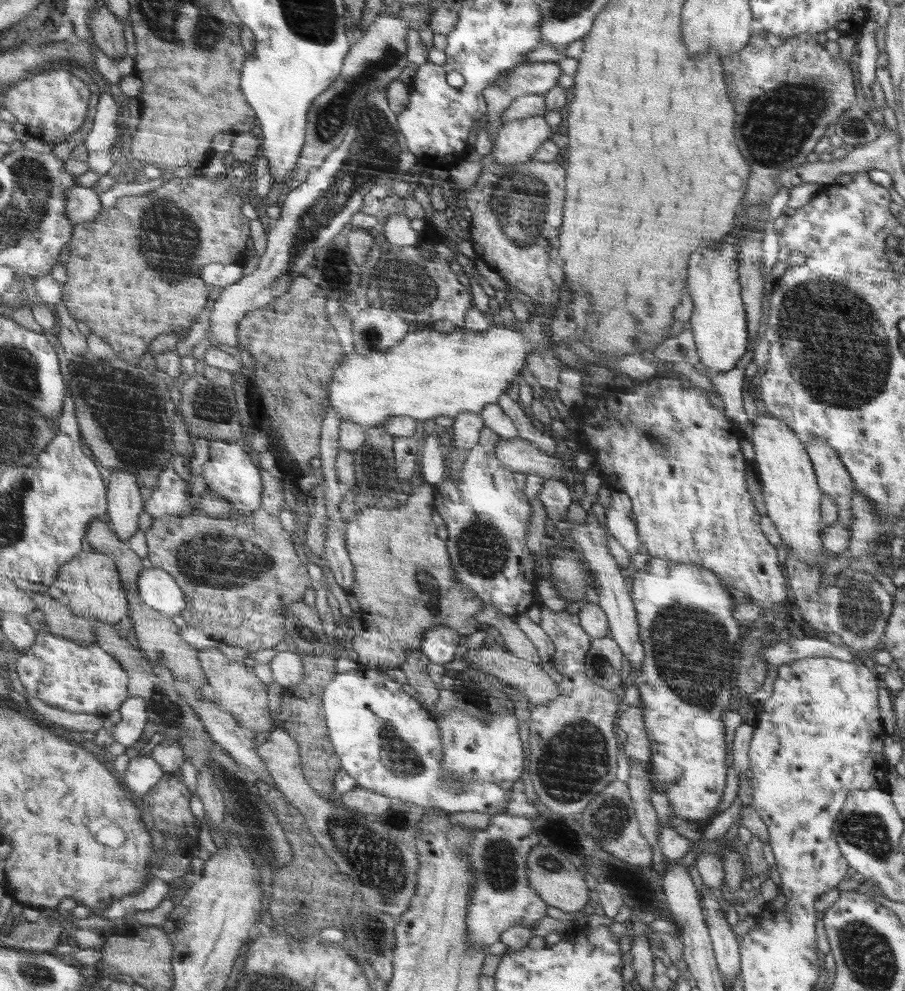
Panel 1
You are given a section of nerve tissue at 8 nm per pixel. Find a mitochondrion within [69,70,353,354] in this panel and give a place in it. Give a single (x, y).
(169, 240)

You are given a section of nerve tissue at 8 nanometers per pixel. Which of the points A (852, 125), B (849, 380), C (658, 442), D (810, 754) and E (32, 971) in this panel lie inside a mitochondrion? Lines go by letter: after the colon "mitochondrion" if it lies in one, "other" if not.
A: mitochondrion
B: mitochondrion
C: mitochondrion
D: other
E: mitochondrion

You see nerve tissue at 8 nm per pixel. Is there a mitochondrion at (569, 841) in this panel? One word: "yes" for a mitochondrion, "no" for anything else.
yes

